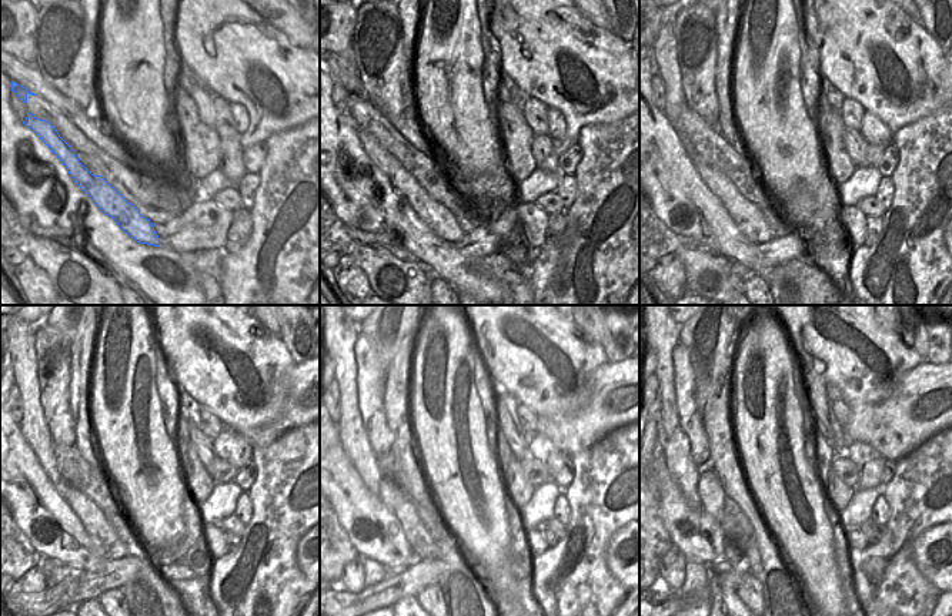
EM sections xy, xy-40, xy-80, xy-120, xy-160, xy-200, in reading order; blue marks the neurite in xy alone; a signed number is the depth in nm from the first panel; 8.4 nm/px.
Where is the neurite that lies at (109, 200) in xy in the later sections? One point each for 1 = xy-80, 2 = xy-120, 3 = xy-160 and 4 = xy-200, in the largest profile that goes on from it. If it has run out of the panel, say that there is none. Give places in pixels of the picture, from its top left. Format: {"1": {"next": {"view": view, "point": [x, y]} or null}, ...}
{"1": {"next": {"view": "xy-80", "point": [748, 218]}}, "2": {"next": {"view": "xy-120", "point": [103, 536]}}, "3": {"next": {"view": "xy-160", "point": [423, 545]}}, "4": {"next": {"view": "xy-200", "point": [730, 525]}}}

